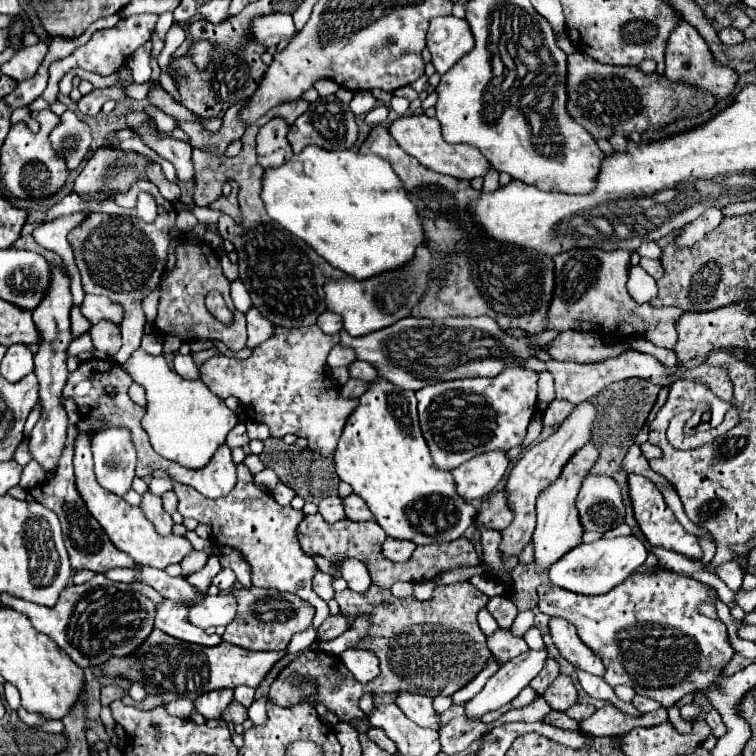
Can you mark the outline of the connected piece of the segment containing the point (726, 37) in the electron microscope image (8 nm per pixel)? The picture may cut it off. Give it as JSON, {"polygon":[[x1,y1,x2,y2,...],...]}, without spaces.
{"polygon":[[723,28,723,30,719,32,719,38,721,38,721,42,727,44,727,46,733,46,733,44,741,44,741,42,745,42,743,32,739,32,739,30,735,30,735,28]]}

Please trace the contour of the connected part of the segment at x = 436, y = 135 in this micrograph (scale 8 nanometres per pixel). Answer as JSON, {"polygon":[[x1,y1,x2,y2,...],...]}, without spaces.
{"polygon":[[425,114,403,116,391,124,389,132,407,154,415,156,421,166,433,172,447,174,447,176,461,178,461,180,473,180,473,178,483,178,491,170,491,164,481,156,481,152,477,152,477,148,467,146,467,144,447,144,441,136,439,122,435,118,427,118]]}

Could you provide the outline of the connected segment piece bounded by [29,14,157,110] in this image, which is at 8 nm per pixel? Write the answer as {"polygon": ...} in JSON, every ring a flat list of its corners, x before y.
{"polygon":[[139,14,139,16,129,16,129,18,123,18,115,28,109,28,109,30,101,30,99,34,95,32,91,36,91,40,73,50,71,56,65,56,61,60,55,60,51,64,51,70,49,70,49,86,47,90,43,92,43,96,39,96,33,104,29,104,31,110,43,110,43,108,49,108,49,104,53,104,57,100,57,84,59,80,71,70,71,68,83,68,83,70,89,70,89,72,97,72,99,76,109,76,109,74,115,74,125,62,127,58,131,56,131,52,135,52,139,46,143,46,149,38,151,38,151,32,155,28,155,22,157,22,157,14]]}

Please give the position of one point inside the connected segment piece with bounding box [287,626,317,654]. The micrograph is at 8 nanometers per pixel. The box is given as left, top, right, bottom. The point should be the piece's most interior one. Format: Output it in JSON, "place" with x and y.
{"place":[303,640]}

